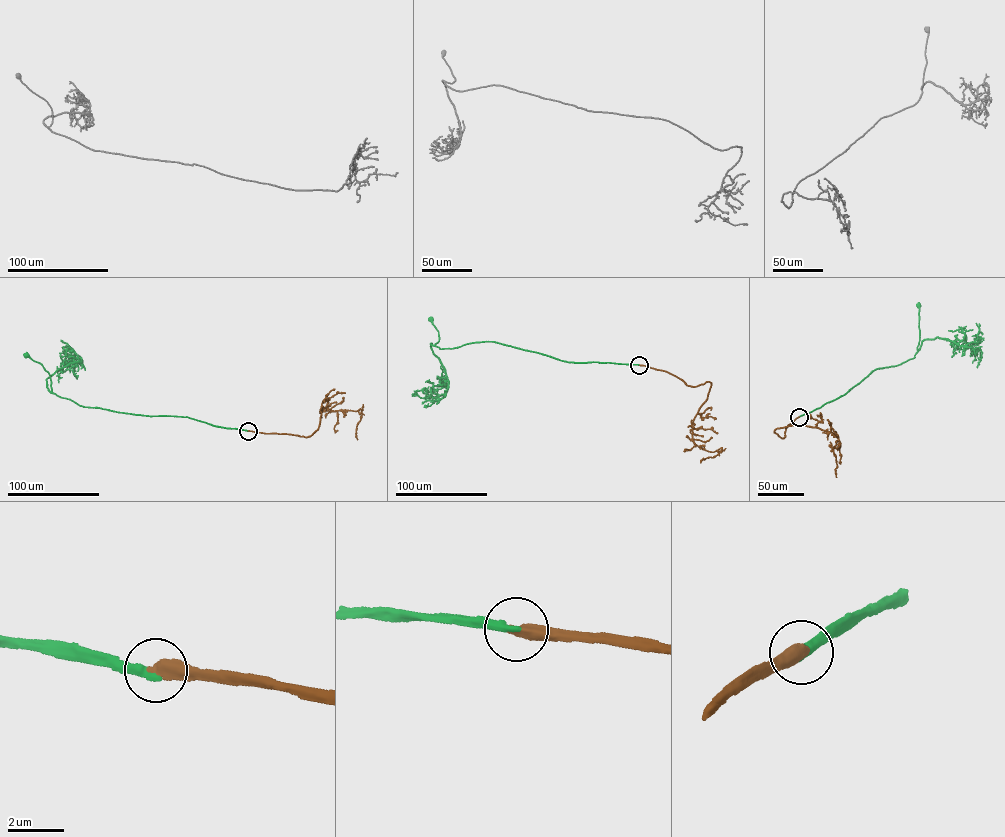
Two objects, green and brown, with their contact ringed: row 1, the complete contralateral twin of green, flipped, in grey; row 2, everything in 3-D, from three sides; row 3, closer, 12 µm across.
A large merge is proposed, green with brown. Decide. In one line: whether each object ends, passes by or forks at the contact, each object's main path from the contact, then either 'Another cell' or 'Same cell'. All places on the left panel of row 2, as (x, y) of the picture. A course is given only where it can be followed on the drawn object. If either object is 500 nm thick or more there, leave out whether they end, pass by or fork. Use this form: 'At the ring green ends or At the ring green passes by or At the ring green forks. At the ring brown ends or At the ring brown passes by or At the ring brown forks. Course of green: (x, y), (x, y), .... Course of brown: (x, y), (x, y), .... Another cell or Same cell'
At the ring green ends. At the ring brown ends. Course of green: (248, 431), (184, 416), (150, 416), (80, 405), (52, 392), (48, 372), (26, 355). Course of brown: (248, 431), (307, 437), (317, 429), (320, 409), (360, 408), (357, 439). Same cell

